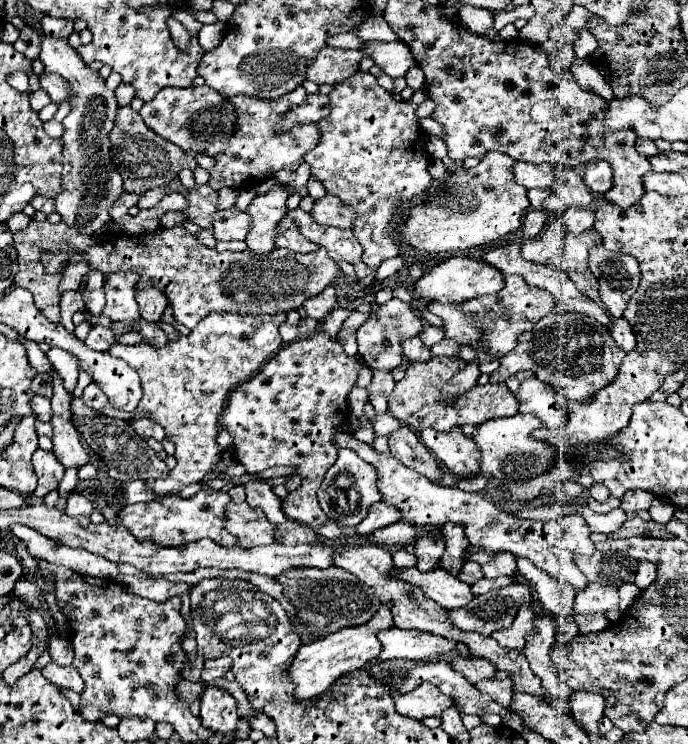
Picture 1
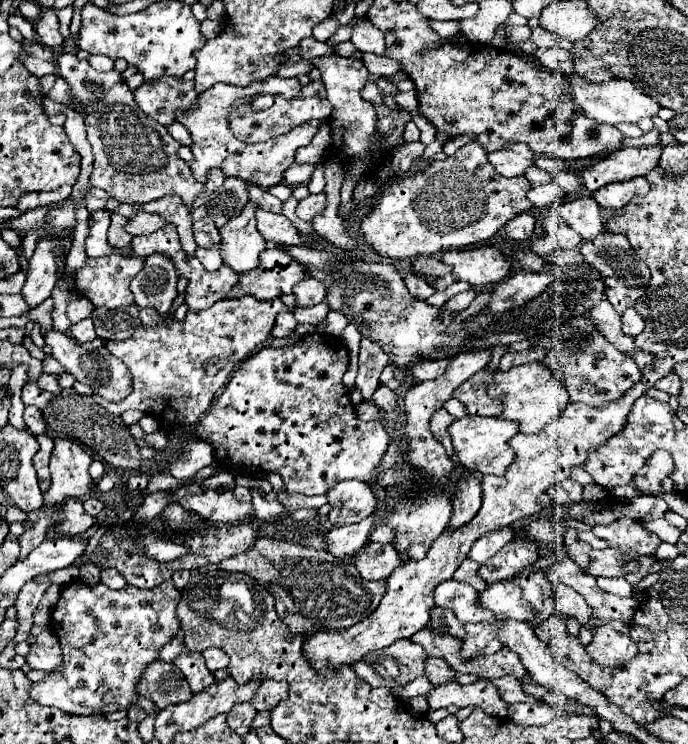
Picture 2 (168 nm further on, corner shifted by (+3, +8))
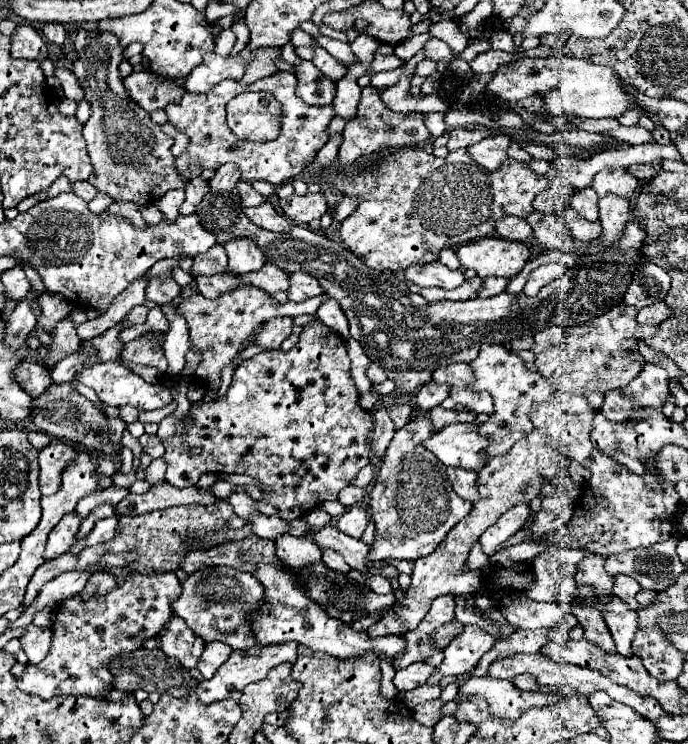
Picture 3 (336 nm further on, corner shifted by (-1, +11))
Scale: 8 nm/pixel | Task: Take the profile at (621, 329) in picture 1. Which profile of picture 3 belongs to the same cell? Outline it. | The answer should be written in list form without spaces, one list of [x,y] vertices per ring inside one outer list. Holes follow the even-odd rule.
[[[657,303],[657,305],[649,305],[649,307],[643,307],[639,313],[637,313],[637,323],[639,325],[659,325],[663,319],[667,319],[671,315],[671,311],[663,305],[663,303]]]

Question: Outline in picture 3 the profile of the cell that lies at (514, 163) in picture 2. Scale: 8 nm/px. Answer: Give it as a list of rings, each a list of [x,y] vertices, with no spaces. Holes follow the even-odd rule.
[[[491,135],[467,149],[479,165],[483,165],[489,171],[497,171],[503,165],[503,161],[507,159],[507,149],[509,149],[511,141],[513,139],[509,135]]]

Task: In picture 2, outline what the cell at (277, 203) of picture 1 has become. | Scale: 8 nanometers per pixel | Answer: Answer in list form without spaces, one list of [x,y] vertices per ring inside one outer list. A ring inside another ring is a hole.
[[[247,202],[243,212],[231,218],[219,232],[221,232],[221,250],[223,262],[235,272],[249,272],[257,268],[261,250],[267,248],[265,238],[259,234],[255,226],[253,212],[257,206]]]

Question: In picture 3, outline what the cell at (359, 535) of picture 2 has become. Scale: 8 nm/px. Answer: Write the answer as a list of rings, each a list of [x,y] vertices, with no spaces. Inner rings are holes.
[[[323,549],[323,561],[333,571],[341,571],[341,573],[347,573],[349,571],[349,565],[345,563],[343,555],[339,551],[335,551],[335,549]]]

